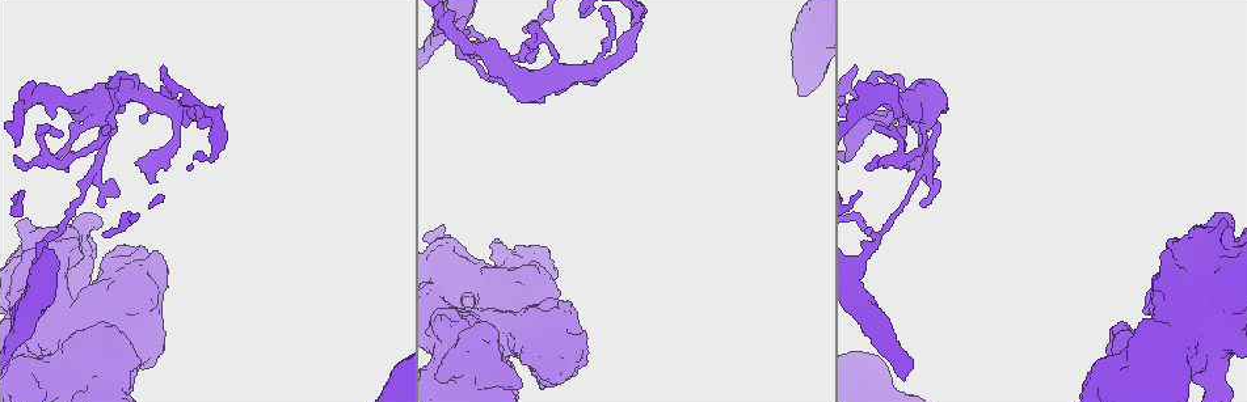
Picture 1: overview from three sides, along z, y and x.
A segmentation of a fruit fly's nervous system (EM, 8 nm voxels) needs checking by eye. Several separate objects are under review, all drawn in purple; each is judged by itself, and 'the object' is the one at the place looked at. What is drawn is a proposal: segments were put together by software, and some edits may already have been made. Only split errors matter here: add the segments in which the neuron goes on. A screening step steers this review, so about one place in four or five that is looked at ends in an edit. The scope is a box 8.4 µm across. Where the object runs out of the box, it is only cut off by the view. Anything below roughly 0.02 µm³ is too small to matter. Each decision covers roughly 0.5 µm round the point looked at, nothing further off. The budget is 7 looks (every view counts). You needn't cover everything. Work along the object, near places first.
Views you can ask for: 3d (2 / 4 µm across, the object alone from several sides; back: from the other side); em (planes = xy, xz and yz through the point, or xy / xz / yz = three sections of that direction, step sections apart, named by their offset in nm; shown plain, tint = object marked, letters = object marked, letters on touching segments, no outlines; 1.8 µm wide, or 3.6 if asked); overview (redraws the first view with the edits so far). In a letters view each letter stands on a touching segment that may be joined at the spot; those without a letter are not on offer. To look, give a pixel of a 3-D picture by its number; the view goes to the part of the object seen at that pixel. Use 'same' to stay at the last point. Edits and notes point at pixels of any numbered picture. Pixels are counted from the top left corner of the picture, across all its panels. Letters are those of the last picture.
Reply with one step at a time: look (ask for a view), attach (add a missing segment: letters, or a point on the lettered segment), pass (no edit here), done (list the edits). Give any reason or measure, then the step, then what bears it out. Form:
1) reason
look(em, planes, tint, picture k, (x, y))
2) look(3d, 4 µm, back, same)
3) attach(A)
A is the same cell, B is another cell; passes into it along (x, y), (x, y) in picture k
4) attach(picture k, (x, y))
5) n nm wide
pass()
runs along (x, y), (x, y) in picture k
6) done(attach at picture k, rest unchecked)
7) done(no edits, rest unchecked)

an open end
look(3d, 4 µm, picture 1, (585, 330))

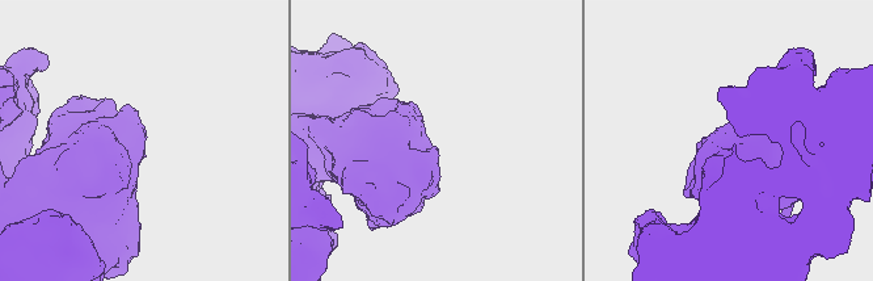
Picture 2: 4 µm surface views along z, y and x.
look(em, xy, step 8, letters, picture 2, (140, 142))

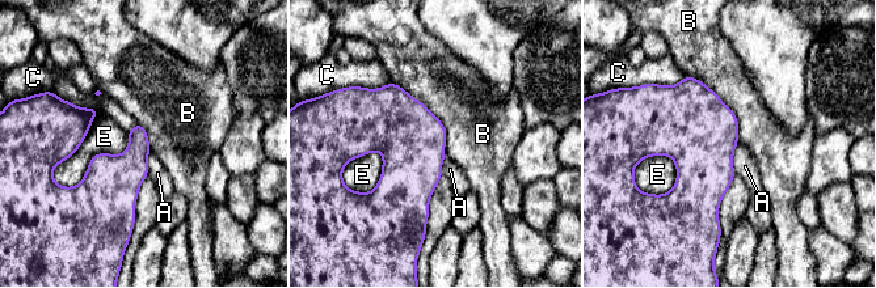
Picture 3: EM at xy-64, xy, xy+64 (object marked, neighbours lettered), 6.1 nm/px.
pass()
A, B, C and E are other cells; border along (390, 80), (441, 122), (446, 155) in picture 3; none of them fits

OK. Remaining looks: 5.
arms part here
look(3d, 2 µm, picture 1, (97, 166))

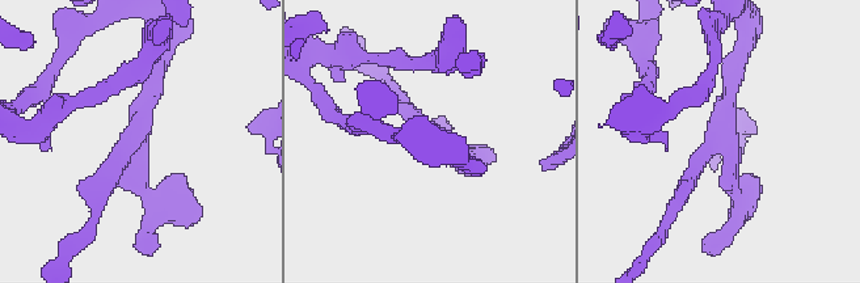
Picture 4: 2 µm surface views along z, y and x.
now the EM
look(em, planes, letters, picture 4, (717, 143))

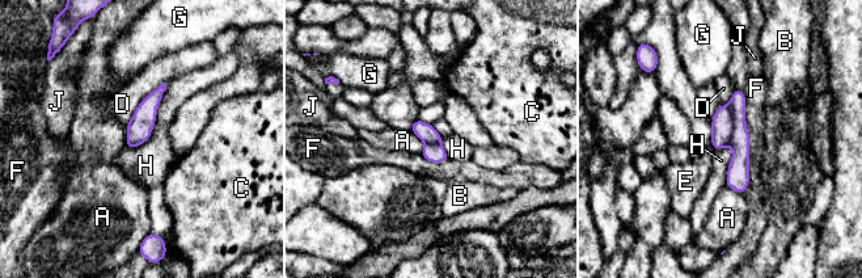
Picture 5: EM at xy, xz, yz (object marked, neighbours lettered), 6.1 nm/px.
120 nm wide; F touches over 650 nm
pass()
A, B, C, D, E, F, G, H and J are other cells; none of them fits

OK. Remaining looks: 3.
sharp bend
look(em, planes, letters, picture 1, (866, 254))

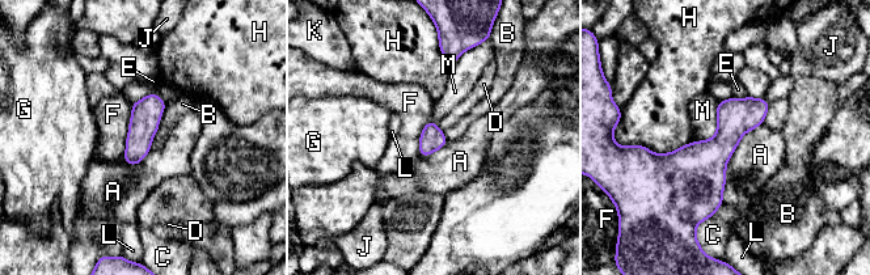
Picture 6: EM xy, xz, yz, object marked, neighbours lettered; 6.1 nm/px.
150 nm wide; A touches over 550 nm
attach(E)
E is the same cell, A, B, C, D, F, G, H, J, K, L and M are other cells; it goes on there

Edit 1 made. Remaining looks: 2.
done(attach at picture 6, rest unchecked)

